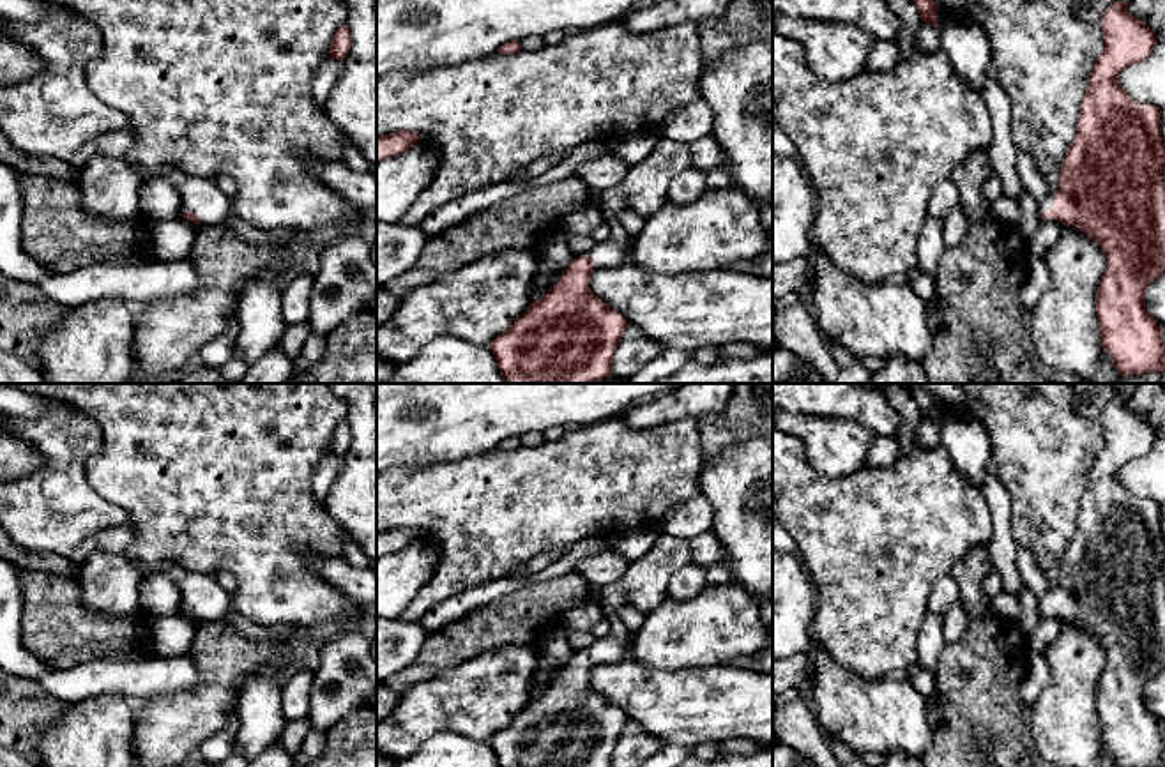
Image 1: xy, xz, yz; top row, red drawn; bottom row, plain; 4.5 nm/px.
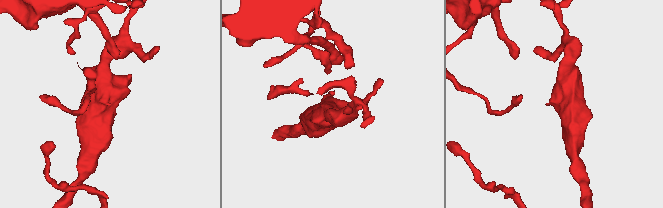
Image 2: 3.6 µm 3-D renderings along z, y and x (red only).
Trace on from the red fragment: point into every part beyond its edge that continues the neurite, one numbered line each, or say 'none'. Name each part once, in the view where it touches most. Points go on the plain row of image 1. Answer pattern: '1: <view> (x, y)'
1: yz (1035, 578)

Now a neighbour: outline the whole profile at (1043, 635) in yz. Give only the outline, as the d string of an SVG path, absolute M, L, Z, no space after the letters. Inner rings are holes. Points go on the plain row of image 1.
M1043 615L1029 638L1031 650L1043 654L1055 640L1061 622L1062 620L1057 615Z

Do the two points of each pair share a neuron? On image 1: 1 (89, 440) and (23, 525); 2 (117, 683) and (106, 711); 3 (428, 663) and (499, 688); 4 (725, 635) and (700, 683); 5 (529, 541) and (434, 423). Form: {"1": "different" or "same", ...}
{"1": "same", "2": "different", "3": "different", "4": "different", "5": "different"}

